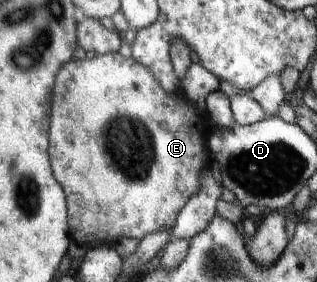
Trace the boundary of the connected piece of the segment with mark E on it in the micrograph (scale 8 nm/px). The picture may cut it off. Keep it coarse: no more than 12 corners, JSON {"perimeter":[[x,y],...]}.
{"perimeter":[[115,54],[58,70],[80,244],[172,228],[213,119]]}

